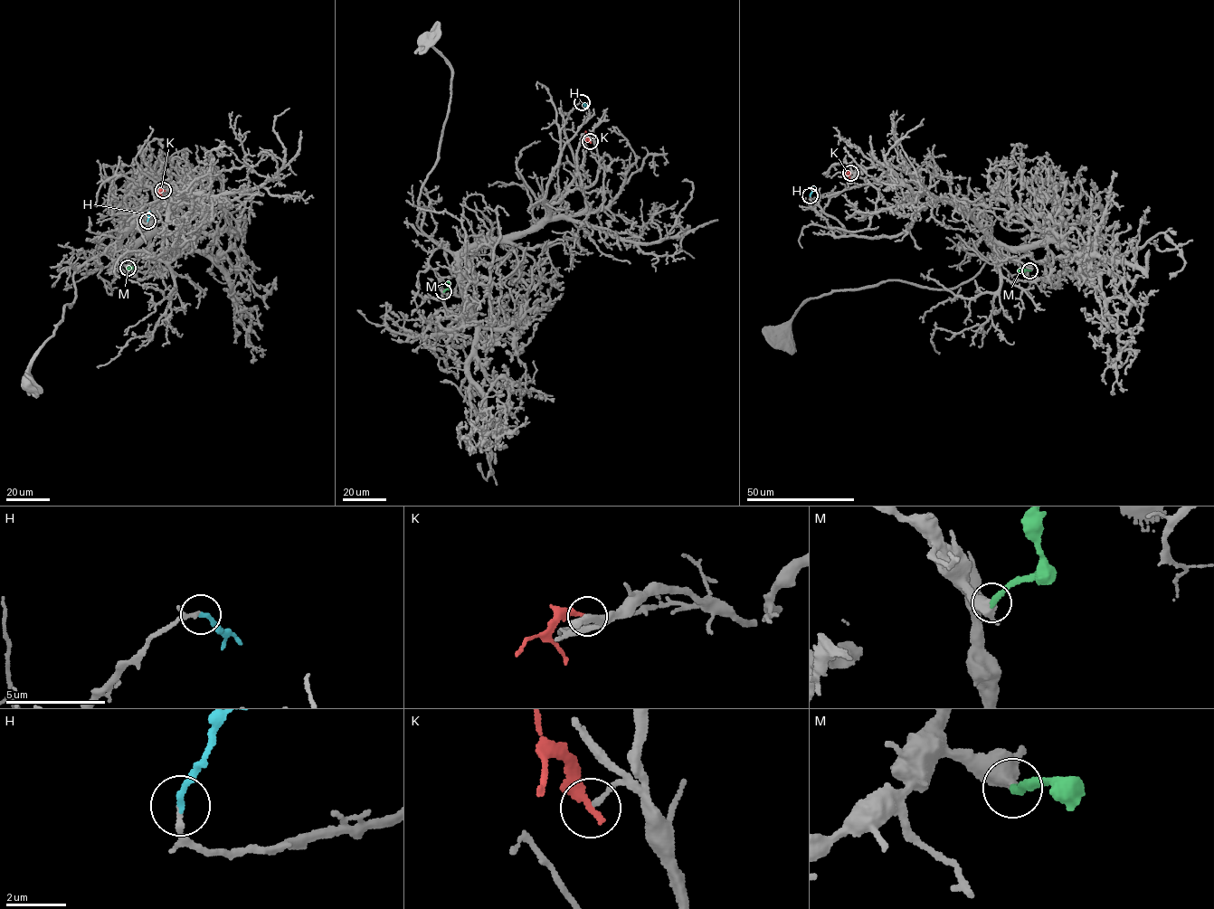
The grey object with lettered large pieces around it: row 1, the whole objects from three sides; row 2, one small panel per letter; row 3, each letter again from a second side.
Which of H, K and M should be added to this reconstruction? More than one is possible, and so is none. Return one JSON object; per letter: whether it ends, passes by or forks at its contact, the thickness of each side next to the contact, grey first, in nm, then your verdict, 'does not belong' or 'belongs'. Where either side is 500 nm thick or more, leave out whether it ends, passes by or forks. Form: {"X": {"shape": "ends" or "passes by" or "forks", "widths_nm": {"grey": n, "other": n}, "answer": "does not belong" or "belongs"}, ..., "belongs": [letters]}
{"H": {"shape": "ends", "widths_nm": {"grey": 170, "other": 190}, "answer": "does not belong"}, "K": {"shape": "ends", "widths_nm": {"grey": 140, "other": 280}, "answer": "does not belong"}, "M": {"widths_nm": {"grey": 550, "other": 280}, "answer": "belongs"}, "belongs": ["M"]}

